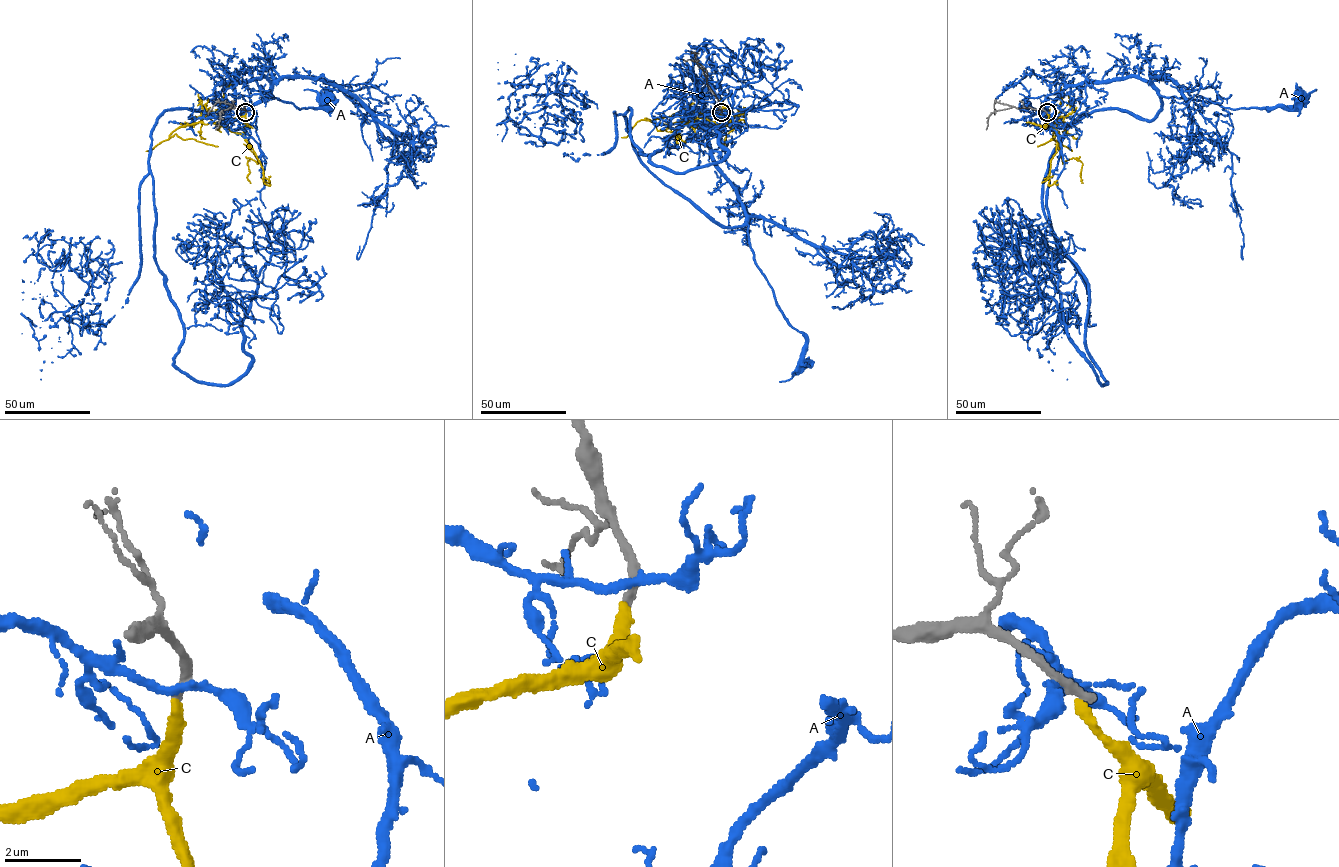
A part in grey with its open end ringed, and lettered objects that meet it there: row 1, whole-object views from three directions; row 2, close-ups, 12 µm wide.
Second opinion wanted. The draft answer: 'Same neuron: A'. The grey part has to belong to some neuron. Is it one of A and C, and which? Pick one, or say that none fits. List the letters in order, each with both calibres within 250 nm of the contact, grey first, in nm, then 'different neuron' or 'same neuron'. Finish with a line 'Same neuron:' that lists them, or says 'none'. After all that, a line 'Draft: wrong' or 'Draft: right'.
A: 320 nm thick on the grey side, 200 nm on the other; different neuron
C: 260 nm thick on the grey side, 260 nm on the other; different neuron
Same neuron: none
Draft: wrong

